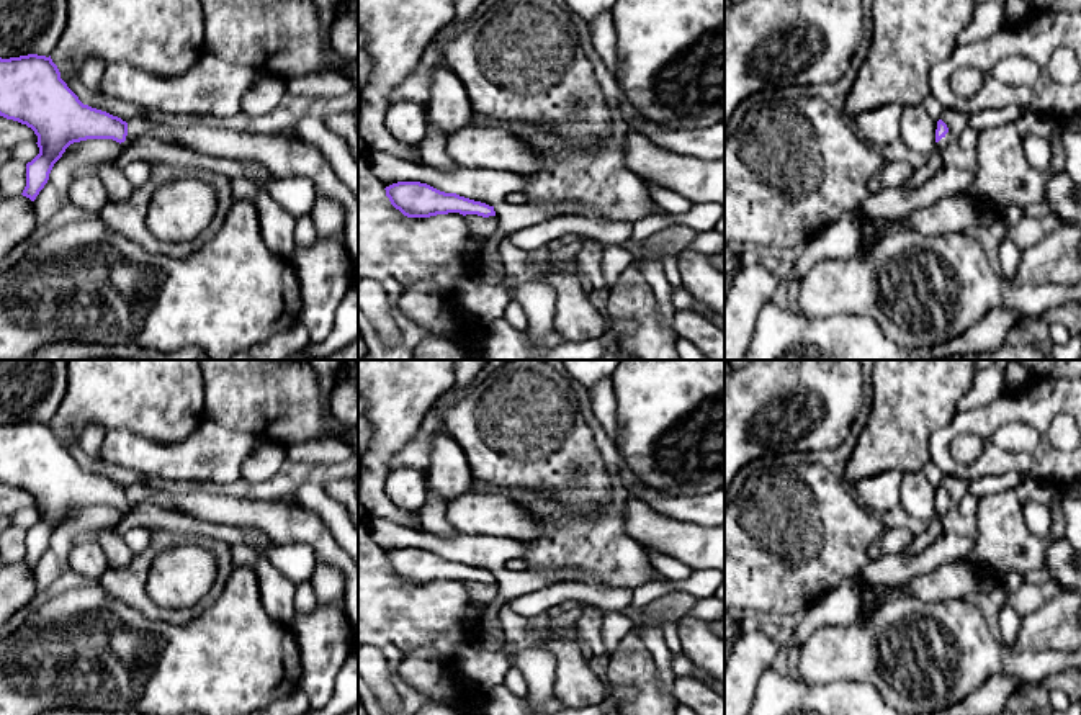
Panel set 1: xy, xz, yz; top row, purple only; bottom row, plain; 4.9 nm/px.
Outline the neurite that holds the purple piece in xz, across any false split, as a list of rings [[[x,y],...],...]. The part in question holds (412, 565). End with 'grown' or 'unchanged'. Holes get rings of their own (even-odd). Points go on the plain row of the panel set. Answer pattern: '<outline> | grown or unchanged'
[[[397,548],[384,556],[391,571],[407,584],[430,584],[448,579],[496,582],[494,573],[456,560],[445,560],[420,548]]] | unchanged

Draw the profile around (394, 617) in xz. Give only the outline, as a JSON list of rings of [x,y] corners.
[[[358,463],[358,650],[376,648],[396,672],[402,658],[410,651],[430,651],[443,669],[443,679],[451,686],[453,697],[448,704],[461,715],[487,694],[456,668],[464,650],[474,648],[474,633],[479,620],[468,615],[474,605],[468,589],[460,579],[437,581],[430,584],[407,584],[396,576],[383,550],[371,540],[370,514],[360,501],[360,463]]]

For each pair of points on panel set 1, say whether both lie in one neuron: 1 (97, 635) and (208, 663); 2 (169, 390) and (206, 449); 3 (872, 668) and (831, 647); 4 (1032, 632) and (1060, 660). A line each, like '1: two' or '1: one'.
1: one
2: two
3: one
4: two

